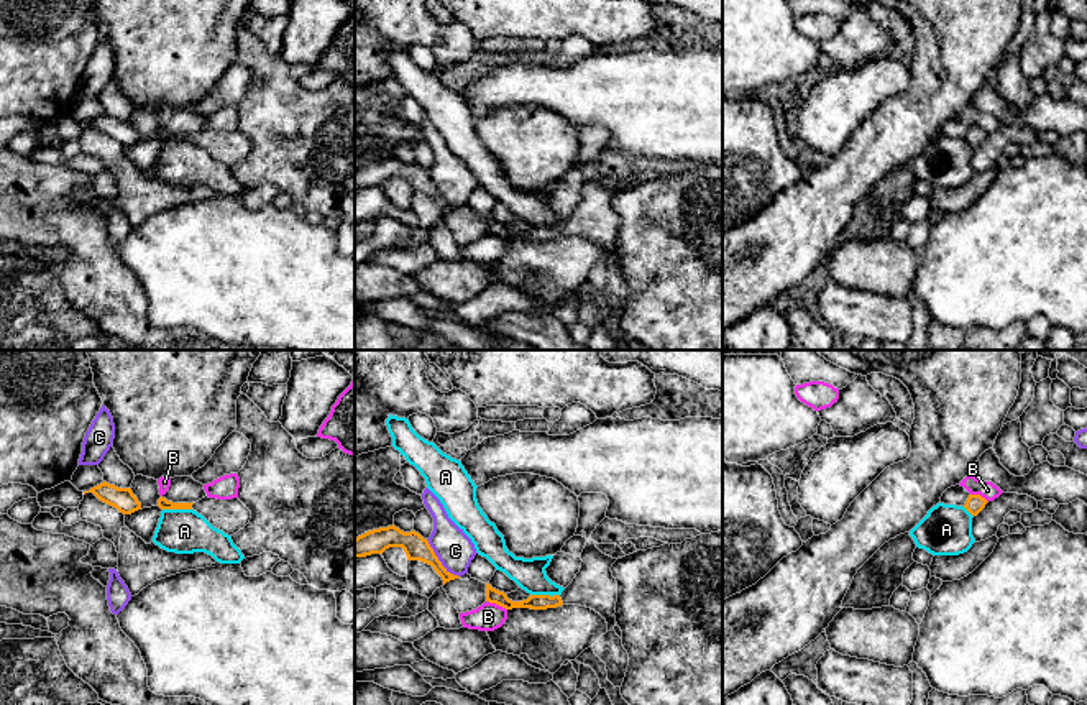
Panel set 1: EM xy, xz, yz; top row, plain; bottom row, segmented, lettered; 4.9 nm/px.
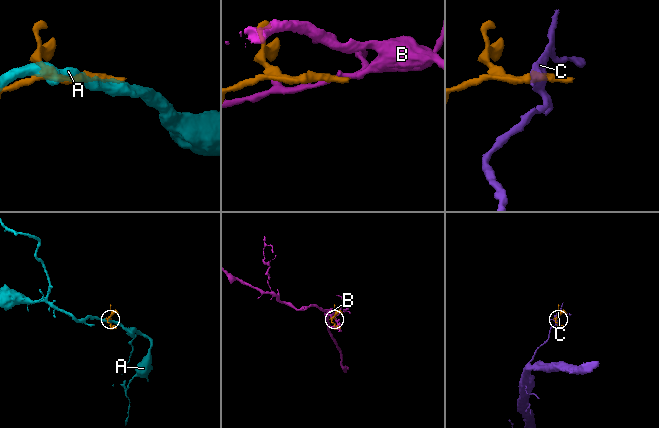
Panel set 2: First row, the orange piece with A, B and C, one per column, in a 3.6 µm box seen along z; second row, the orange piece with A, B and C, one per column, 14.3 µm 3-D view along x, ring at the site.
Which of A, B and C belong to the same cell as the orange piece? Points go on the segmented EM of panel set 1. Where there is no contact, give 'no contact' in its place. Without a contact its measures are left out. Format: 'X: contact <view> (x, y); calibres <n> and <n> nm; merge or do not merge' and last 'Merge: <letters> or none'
A: contact xy (178, 508); calibres 60 and 220 nm; do not merge
B: contact xz (496, 603); calibres 80 and 140 nm; do not merge
C: contact xz (439, 561); calibres 120 and 180 nm; do not merge
Merge: none

